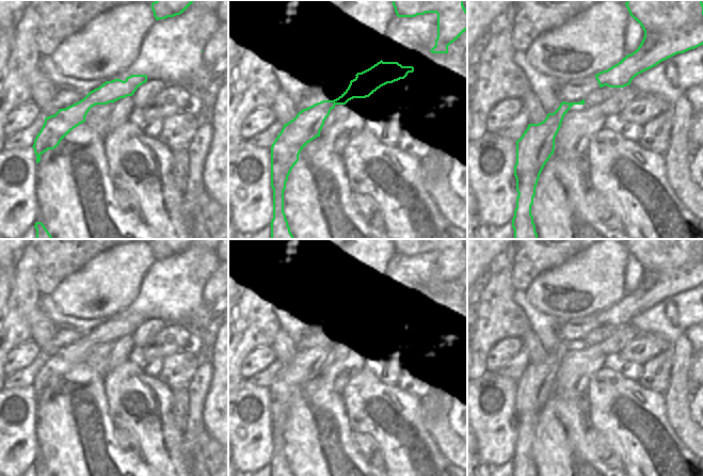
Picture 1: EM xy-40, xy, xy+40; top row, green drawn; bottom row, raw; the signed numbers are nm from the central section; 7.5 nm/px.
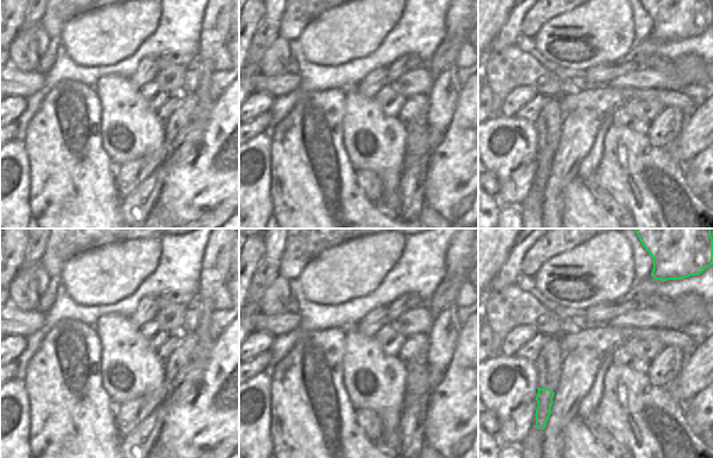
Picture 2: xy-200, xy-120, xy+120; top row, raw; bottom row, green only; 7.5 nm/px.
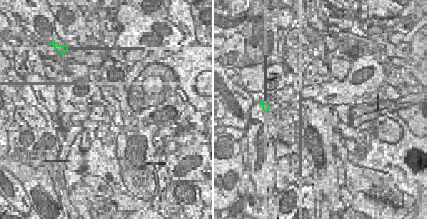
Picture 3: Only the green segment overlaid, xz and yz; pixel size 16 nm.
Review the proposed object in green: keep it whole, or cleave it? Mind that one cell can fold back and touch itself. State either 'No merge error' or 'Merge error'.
No merge error

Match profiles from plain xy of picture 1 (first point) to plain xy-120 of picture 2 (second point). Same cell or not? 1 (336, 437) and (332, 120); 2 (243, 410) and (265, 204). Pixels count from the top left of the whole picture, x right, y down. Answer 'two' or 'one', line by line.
1: one
2: one

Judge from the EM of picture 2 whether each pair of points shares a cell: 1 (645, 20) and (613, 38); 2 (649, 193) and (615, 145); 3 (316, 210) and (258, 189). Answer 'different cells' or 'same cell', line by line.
1: different cells
2: same cell
3: different cells

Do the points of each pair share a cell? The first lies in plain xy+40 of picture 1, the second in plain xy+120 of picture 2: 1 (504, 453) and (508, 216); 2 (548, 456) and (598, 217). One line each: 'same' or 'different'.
1: different
2: same

